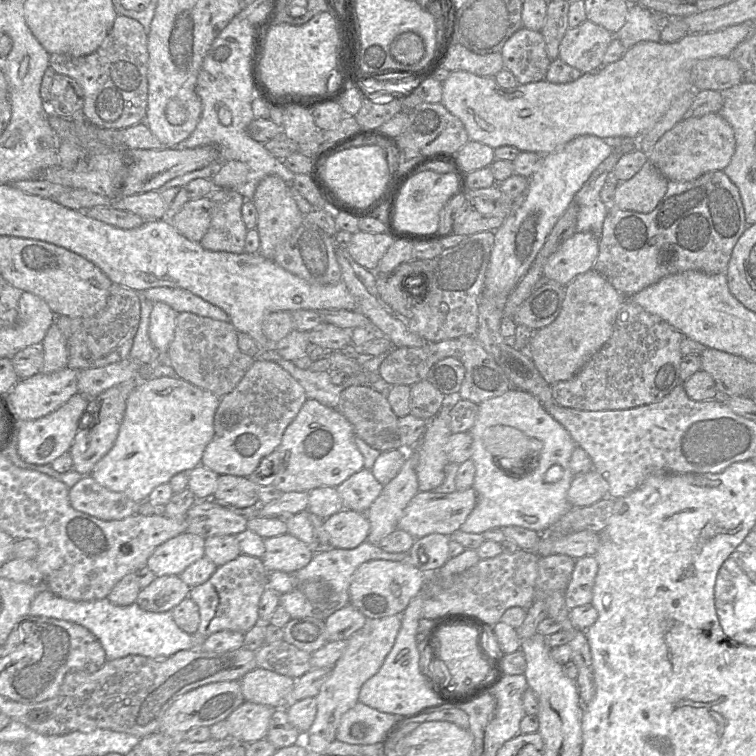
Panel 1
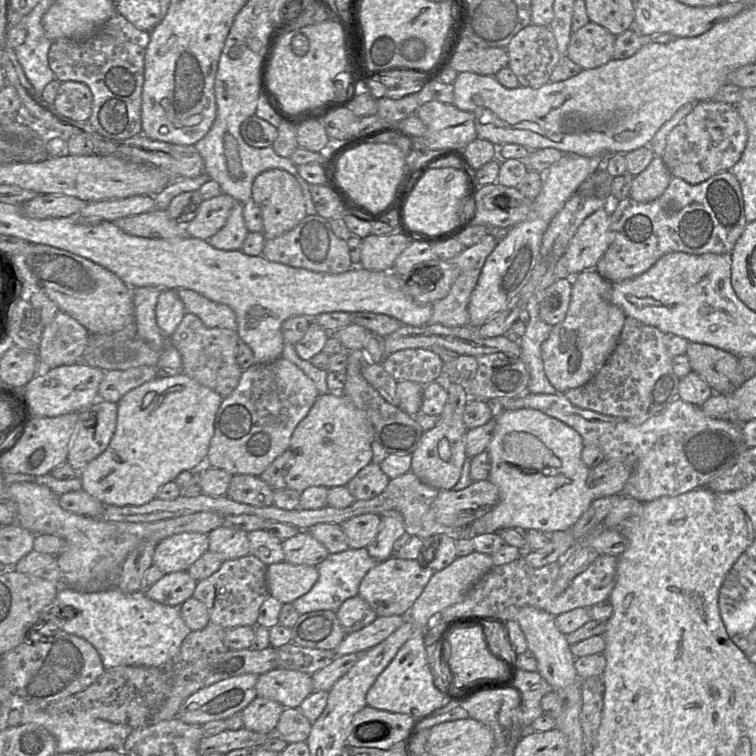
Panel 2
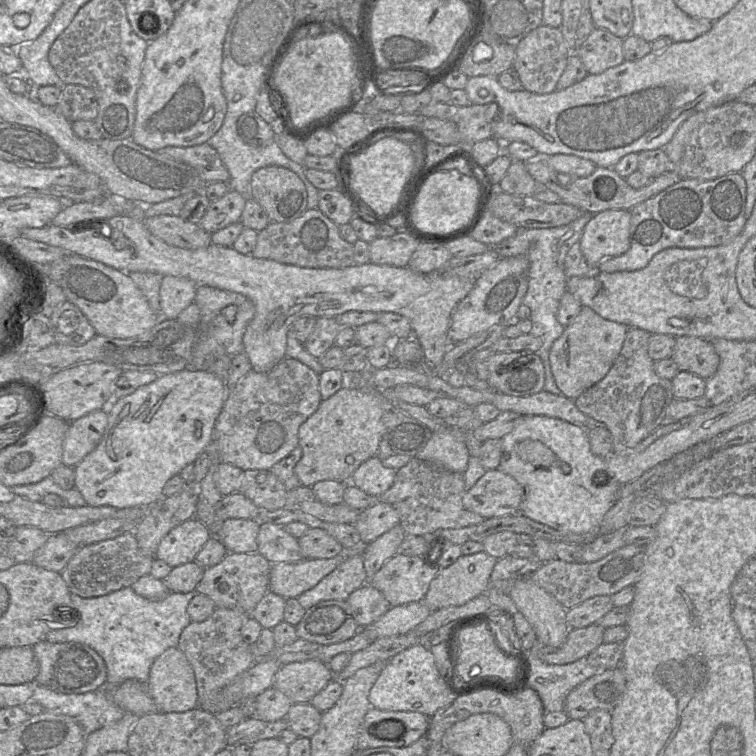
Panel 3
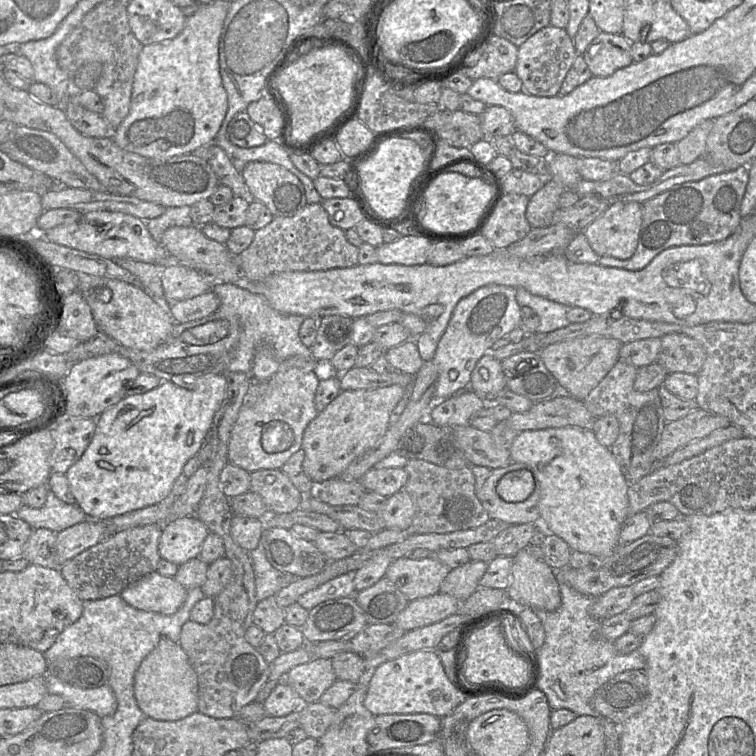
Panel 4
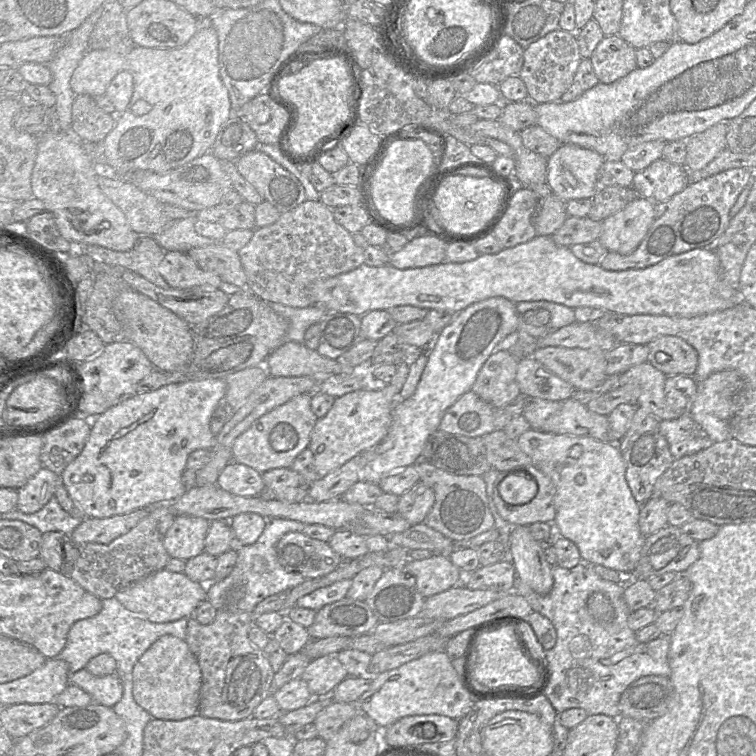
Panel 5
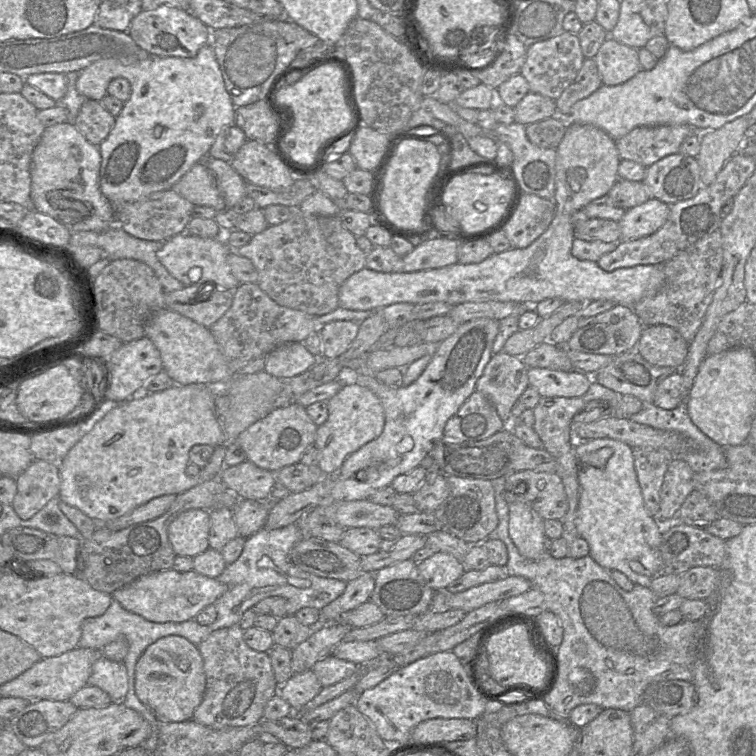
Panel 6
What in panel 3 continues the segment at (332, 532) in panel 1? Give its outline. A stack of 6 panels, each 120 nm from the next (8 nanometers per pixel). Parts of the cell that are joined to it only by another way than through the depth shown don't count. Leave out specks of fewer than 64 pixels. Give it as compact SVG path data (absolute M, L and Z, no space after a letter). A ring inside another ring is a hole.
M377 502L361 511L353 525L361 537L362 544L368 545L393 527L400 525L400 518L392 505Z

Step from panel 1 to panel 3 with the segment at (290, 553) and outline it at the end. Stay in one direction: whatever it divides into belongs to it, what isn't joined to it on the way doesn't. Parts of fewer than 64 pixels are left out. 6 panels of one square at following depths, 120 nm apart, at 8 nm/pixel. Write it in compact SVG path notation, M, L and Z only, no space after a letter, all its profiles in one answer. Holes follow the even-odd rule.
M309 528L297 540L304 559L331 559L344 548L326 530L319 528Z

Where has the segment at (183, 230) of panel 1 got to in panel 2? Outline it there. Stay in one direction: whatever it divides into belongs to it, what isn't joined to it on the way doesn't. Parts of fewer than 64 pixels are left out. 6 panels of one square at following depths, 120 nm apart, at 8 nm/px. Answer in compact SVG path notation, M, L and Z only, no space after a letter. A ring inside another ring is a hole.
M225 193L203 200L196 217L185 226L186 233L193 238L208 240L226 224L235 202Z

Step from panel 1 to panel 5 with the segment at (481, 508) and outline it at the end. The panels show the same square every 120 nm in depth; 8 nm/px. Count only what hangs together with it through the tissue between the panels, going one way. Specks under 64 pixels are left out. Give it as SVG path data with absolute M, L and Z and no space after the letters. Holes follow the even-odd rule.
M530 428L518 439L519 448L533 461L533 465L552 480L555 488L556 517L553 522L556 535L569 539L578 547L582 561L599 564L619 573L629 573L637 566L646 536L639 528L642 505L638 503L626 480L626 463L613 442L592 437L554 434Z

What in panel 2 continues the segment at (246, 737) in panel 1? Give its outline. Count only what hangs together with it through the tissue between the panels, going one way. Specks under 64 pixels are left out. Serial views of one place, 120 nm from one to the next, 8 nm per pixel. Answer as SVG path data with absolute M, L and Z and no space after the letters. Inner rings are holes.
M257 696L242 710L244 727L255 732L272 734L283 710L280 703Z

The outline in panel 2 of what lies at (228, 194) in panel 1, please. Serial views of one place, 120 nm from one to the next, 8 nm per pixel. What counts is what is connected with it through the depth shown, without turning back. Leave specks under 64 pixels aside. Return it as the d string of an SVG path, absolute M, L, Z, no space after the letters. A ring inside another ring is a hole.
M235 202L226 224L207 241L220 250L240 250L248 233L243 217L243 203Z

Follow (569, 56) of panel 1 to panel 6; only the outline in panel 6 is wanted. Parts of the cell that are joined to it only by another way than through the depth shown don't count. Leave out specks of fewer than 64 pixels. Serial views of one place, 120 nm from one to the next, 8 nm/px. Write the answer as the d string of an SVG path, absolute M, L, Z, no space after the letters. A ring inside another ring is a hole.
M610 36L592 59L597 64L602 84L606 86L625 83L642 70L638 50L619 43Z

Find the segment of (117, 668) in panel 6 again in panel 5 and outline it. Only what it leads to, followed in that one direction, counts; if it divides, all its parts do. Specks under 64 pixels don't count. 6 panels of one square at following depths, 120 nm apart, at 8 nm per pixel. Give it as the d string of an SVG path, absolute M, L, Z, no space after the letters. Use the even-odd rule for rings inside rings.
M82 668L70 674L69 682L70 685L78 686L87 692L93 703L109 708L112 708L122 698L123 686L116 673L97 677Z

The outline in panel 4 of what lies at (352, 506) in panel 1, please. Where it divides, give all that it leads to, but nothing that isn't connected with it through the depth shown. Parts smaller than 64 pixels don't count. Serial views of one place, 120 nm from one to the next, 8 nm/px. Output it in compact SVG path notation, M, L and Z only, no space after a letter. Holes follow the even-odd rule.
M372 467L359 481L365 491L375 492L387 498L404 488L407 473L404 468L376 469Z

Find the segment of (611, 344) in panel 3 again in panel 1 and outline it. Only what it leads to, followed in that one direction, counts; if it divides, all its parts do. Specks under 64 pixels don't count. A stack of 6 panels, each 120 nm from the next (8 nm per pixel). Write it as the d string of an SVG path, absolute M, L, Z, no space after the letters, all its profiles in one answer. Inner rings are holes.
M594 269L577 275L565 288L559 315L548 326L533 330L529 345L530 357L550 385L572 378L610 339L625 297Z

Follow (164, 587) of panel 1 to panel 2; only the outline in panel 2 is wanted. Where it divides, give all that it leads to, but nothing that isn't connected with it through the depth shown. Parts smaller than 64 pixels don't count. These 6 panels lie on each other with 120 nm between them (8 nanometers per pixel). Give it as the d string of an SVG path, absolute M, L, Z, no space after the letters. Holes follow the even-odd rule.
M187 571L164 574L151 586L144 588L145 595L151 600L167 606L181 605L192 597L197 581Z

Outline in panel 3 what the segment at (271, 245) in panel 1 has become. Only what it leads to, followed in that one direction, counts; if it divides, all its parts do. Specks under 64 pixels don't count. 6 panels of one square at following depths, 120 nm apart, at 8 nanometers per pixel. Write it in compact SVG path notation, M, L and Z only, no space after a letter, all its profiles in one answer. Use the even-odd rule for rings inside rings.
M266 166L253 172L250 197L265 210L270 222L290 222L307 210L304 183L282 166Z

